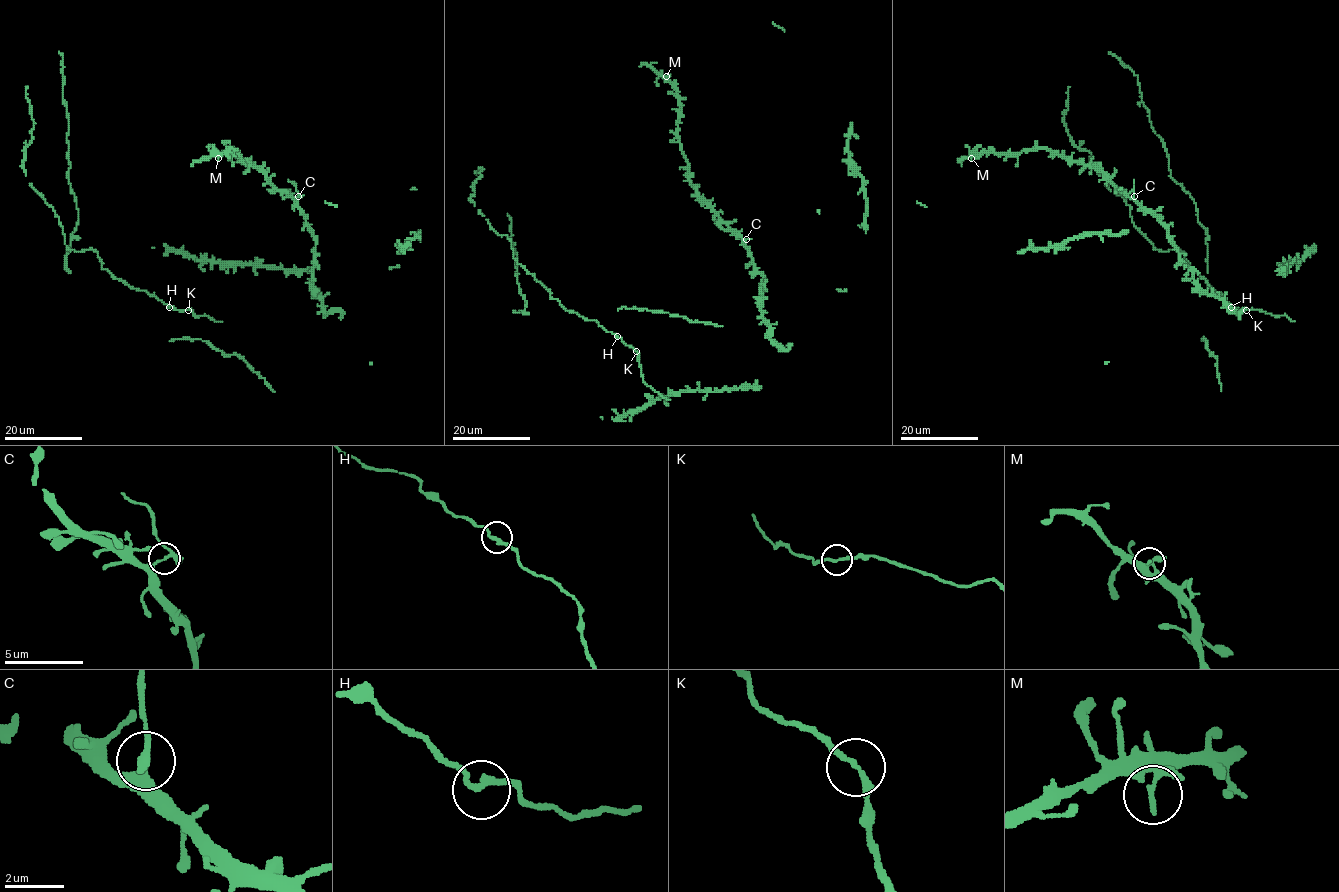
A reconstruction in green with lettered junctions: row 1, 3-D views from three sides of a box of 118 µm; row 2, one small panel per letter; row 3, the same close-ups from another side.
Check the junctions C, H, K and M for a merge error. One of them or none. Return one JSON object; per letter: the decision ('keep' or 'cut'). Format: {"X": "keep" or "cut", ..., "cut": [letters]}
{"C": "cut", "H": "keep", "K": "keep", "M": "keep", "cut": ["C"]}

